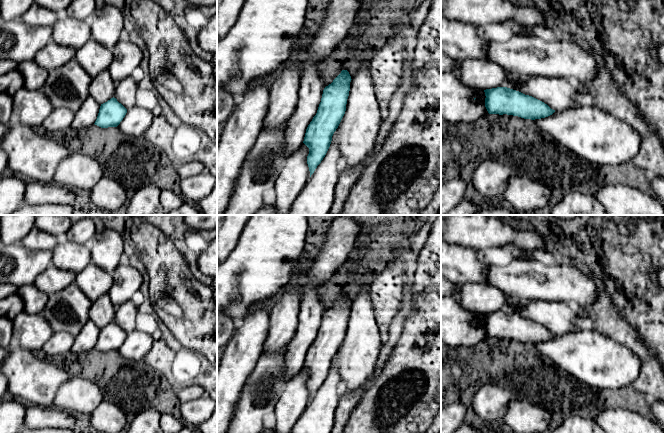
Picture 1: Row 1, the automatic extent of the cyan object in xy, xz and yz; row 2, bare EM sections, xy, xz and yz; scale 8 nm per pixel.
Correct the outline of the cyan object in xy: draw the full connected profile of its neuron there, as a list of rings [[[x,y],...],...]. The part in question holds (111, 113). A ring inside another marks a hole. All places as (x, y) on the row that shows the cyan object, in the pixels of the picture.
[[[113,97],[101,104],[94,124],[101,128],[117,127],[126,113],[127,109]]]

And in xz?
[[[342,70],[333,82],[324,88],[317,113],[306,129],[303,143],[309,148],[307,164],[310,171],[310,177],[325,157],[330,147],[332,136],[345,114],[351,80],[349,72],[347,70]]]

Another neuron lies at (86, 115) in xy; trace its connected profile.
[[[88,97],[81,107],[75,112],[74,119],[70,126],[70,132],[89,127],[93,125],[97,119],[100,104],[92,97]]]

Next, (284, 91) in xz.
[[[299,48],[294,57],[285,63],[281,68],[276,80],[270,86],[270,103],[266,116],[262,123],[262,130],[274,130],[287,121],[295,111],[298,102],[298,92],[300,87],[300,67],[297,62],[302,58],[303,48]]]

